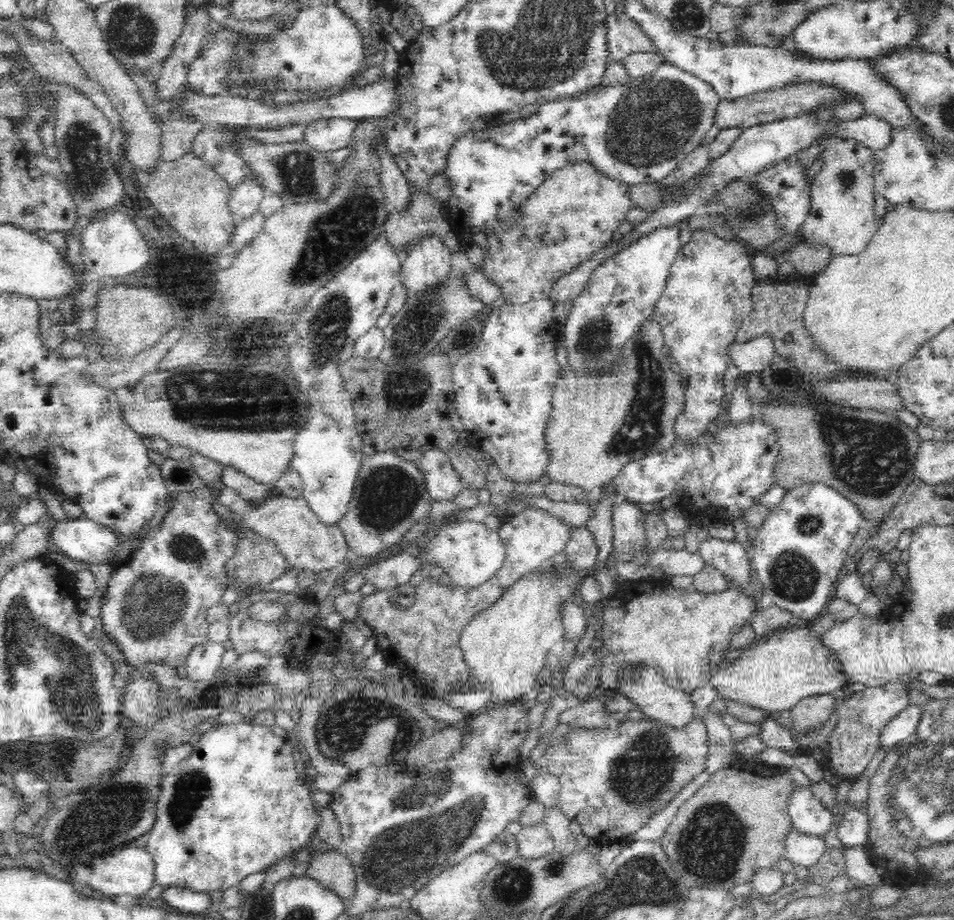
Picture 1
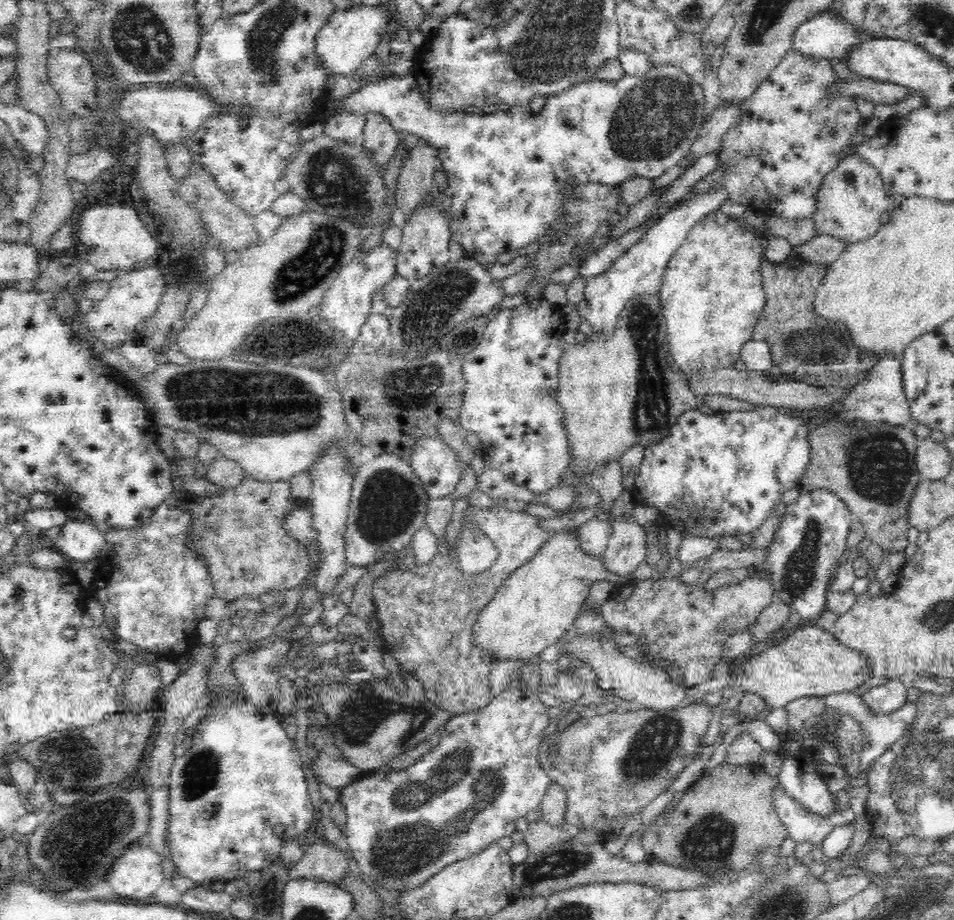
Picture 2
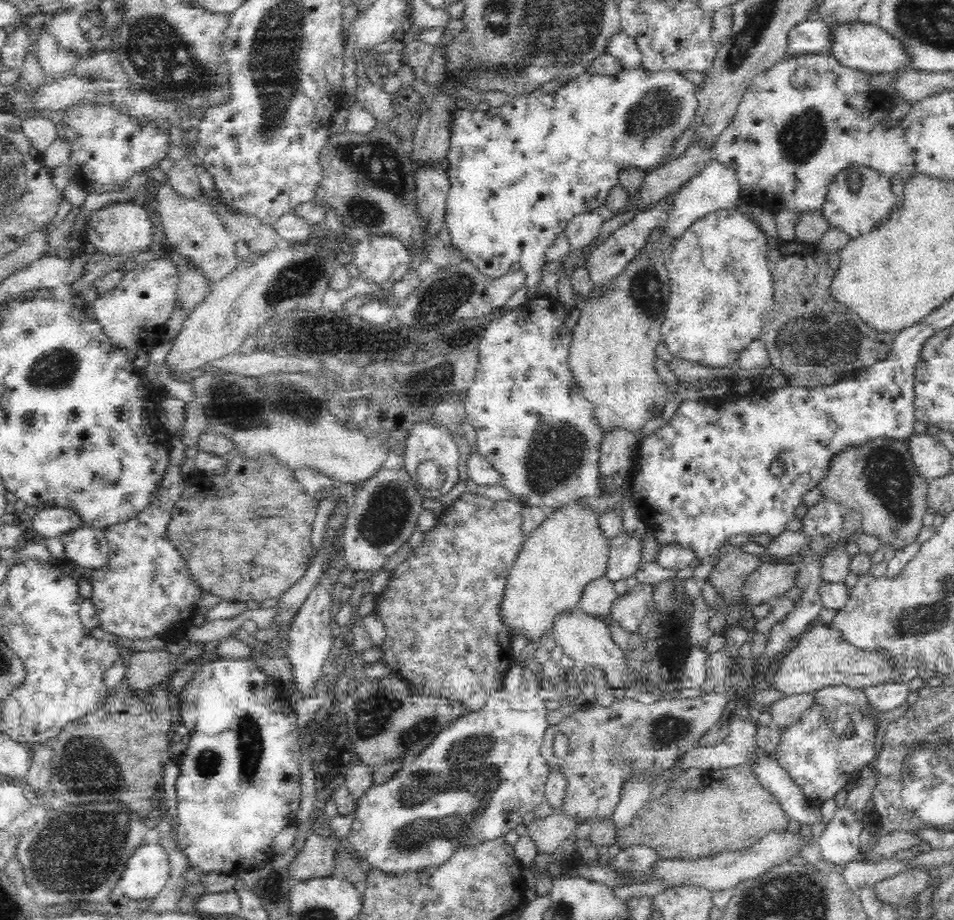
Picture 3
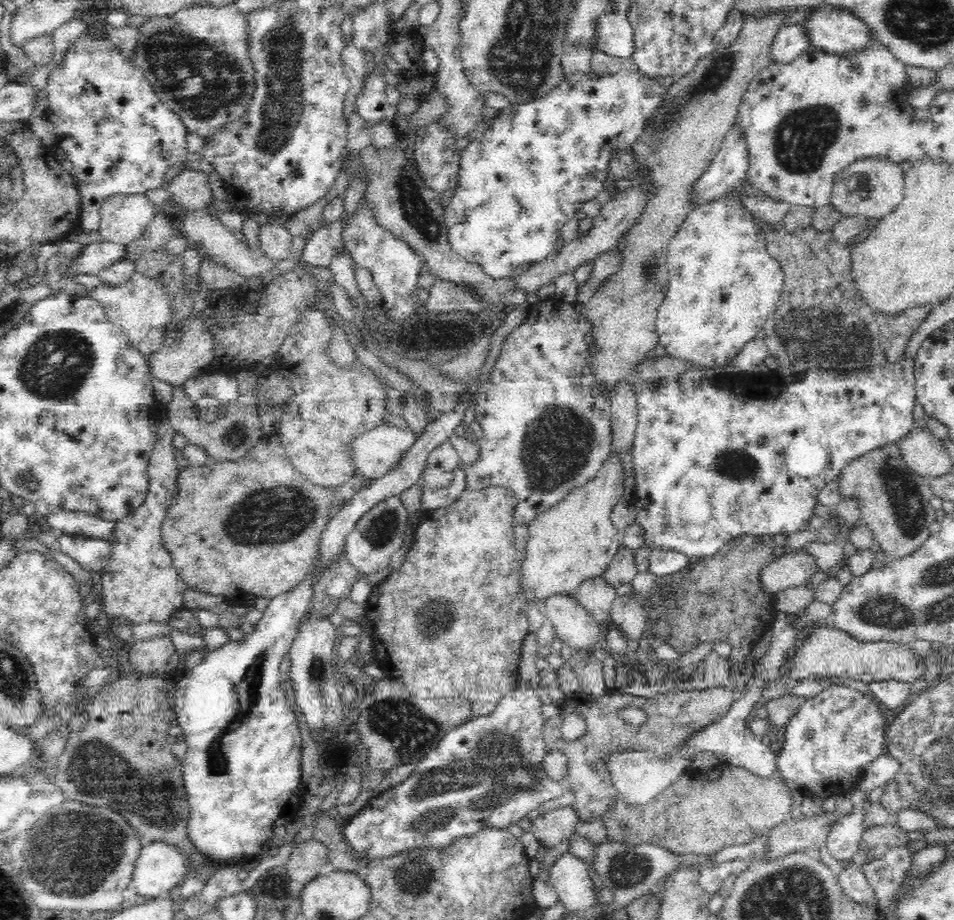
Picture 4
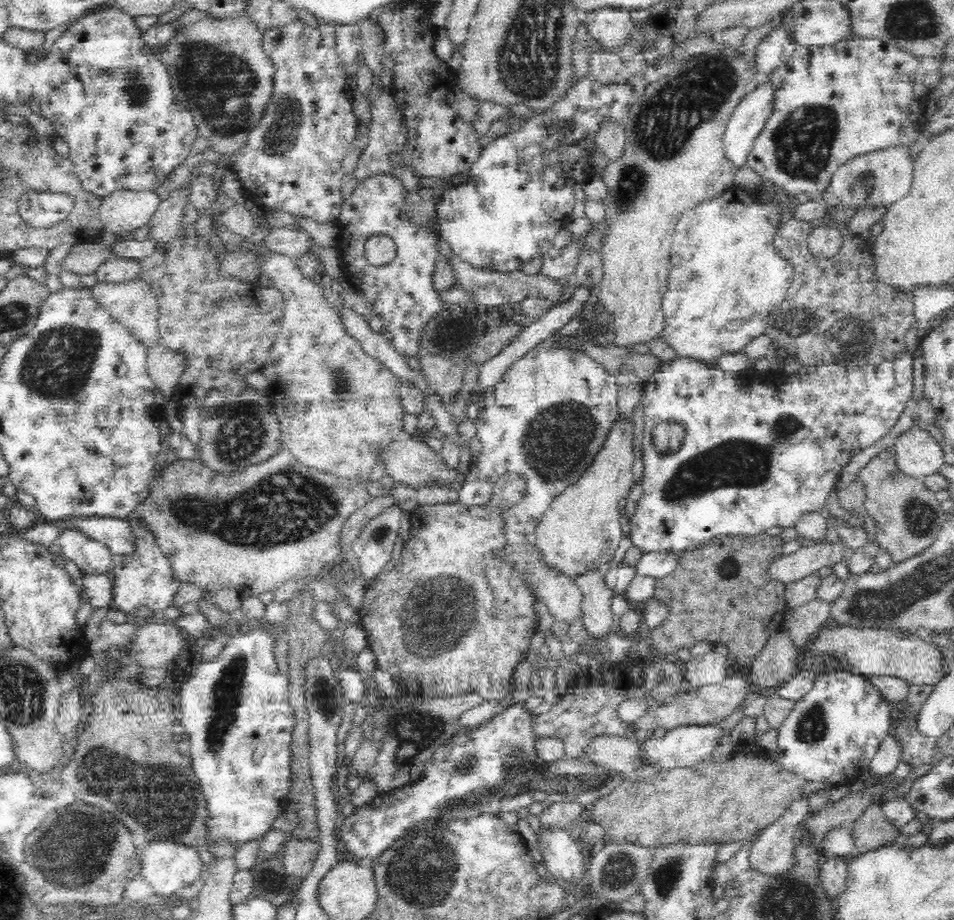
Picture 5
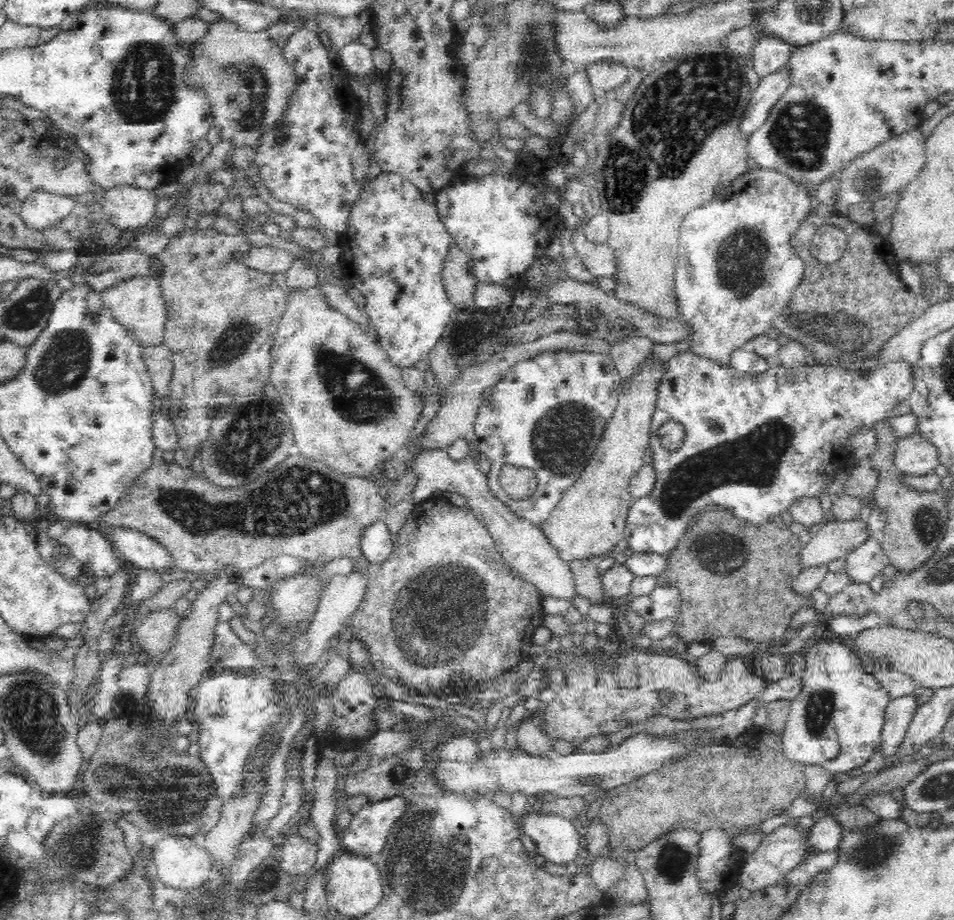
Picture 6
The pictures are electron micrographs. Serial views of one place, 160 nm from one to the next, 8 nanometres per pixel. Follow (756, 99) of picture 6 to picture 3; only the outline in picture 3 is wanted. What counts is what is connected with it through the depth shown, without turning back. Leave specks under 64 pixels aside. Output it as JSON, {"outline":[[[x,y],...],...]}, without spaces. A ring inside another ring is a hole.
{"outline":[[[713,157],[700,171],[700,174],[684,183],[674,194],[672,214],[664,222],[664,232],[667,232],[668,237],[674,242],[685,231],[685,228],[692,226],[696,220],[704,218],[709,212],[729,209],[740,204],[740,192],[742,192],[742,187],[740,187],[736,169]]]}

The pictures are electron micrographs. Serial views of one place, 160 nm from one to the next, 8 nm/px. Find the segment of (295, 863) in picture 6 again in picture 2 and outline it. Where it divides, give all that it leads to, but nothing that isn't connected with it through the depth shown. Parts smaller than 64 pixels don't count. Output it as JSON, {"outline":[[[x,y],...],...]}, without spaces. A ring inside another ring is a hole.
{"outline":[[[321,840],[304,847],[301,860],[290,868],[290,880],[318,879],[338,885],[347,870],[348,855],[345,851]]]}

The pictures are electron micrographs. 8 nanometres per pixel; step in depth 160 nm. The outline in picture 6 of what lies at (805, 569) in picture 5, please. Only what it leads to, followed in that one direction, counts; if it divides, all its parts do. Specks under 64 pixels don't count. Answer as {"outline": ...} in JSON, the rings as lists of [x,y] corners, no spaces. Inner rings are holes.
{"outline":[[[862,505],[855,519],[840,520],[830,516],[825,519],[824,526],[816,534],[811,534],[810,541],[800,554],[804,567],[845,560],[849,552],[871,538],[868,518],[872,516],[872,511]]]}

